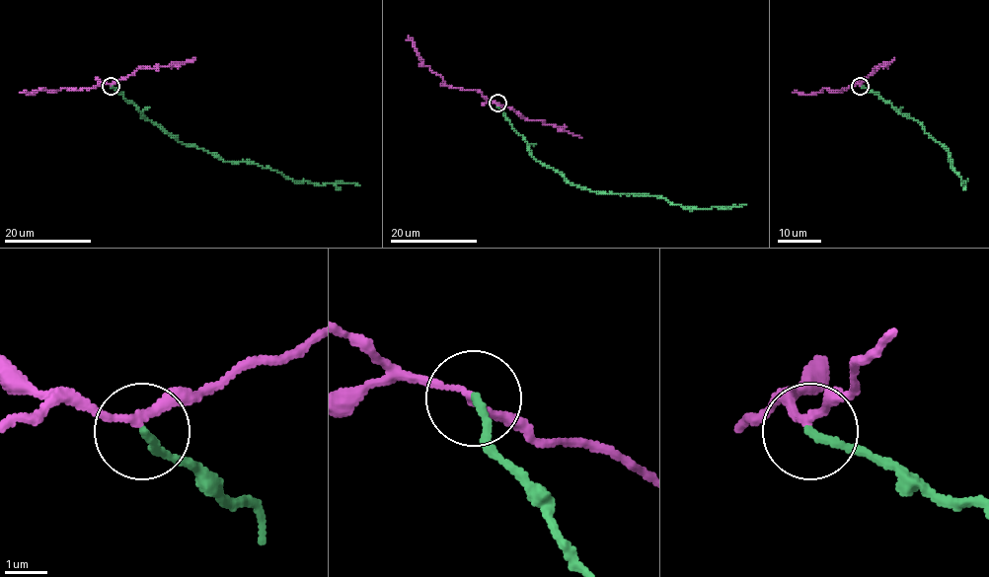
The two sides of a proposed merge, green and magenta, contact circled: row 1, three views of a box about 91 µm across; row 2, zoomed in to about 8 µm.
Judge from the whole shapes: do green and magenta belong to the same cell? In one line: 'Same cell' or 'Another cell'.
Another cell

